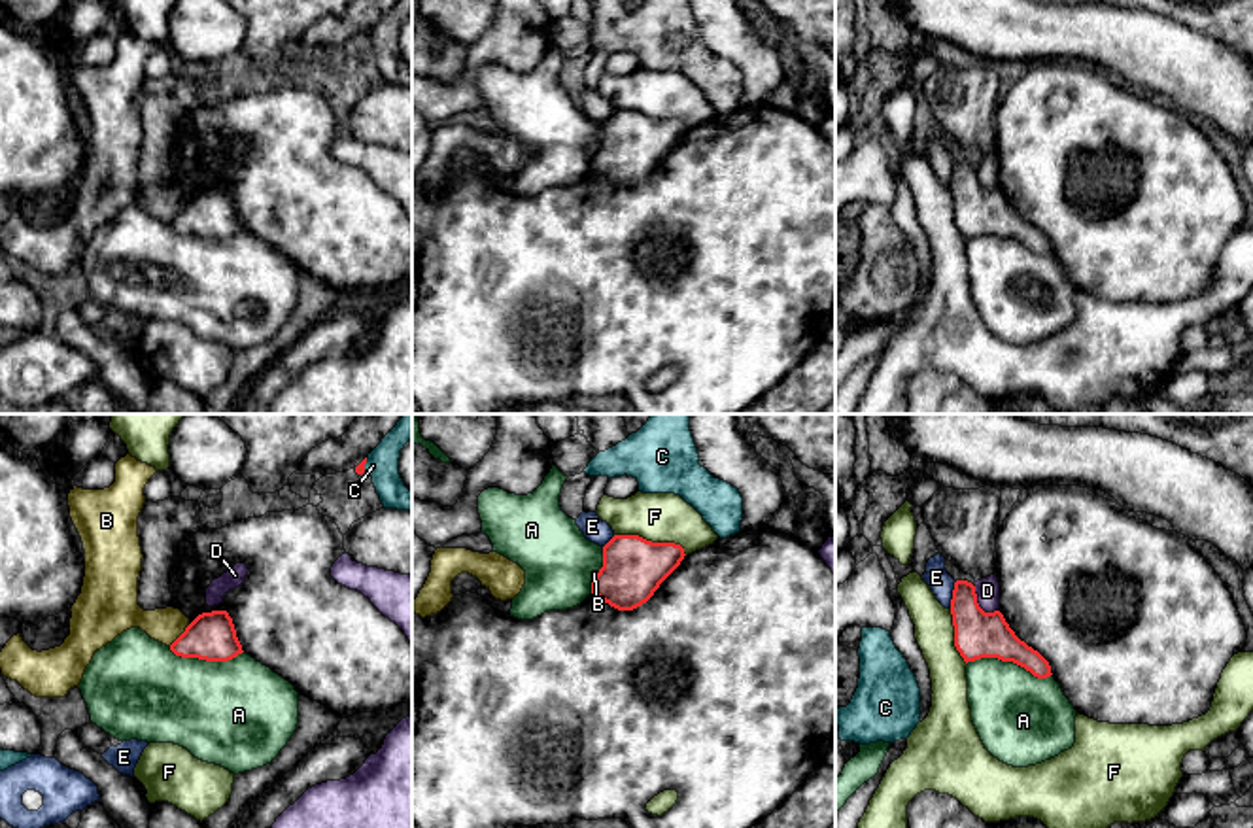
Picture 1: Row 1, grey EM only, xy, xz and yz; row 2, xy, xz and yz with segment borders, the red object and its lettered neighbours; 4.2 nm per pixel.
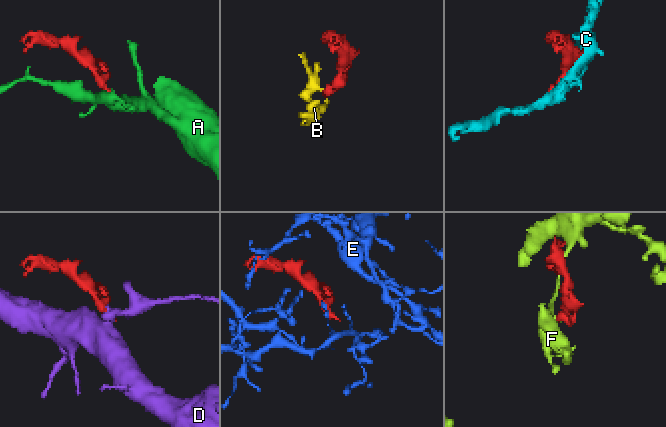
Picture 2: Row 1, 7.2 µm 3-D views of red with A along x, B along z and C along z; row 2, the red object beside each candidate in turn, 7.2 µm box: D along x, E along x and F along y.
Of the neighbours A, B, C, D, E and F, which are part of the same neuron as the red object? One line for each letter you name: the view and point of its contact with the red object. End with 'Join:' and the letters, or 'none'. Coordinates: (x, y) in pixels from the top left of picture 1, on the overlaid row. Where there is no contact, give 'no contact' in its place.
Join: none

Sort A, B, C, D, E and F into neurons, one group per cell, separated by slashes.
A / B / C / D / E / F

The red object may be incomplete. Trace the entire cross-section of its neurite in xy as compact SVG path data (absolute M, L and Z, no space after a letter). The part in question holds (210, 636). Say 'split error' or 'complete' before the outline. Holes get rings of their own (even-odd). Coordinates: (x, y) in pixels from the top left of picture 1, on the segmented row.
complete | M227 611L198 614L170 645L170 650L181 658L206 662L229 662L244 652Z

